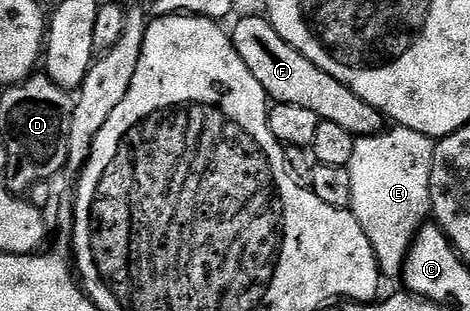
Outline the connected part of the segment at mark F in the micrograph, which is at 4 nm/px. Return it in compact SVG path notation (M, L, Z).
M265 16L240 18L232 28L232 40L240 59L244 59L248 71L256 75L256 83L264 87L271 102L308 107L308 111L316 111L319 121L336 123L356 139L383 132L384 118L379 109L373 109L371 105L364 103L364 99L360 99L360 95L353 93L347 85L328 75L303 53L296 51L296 47L288 44Z

